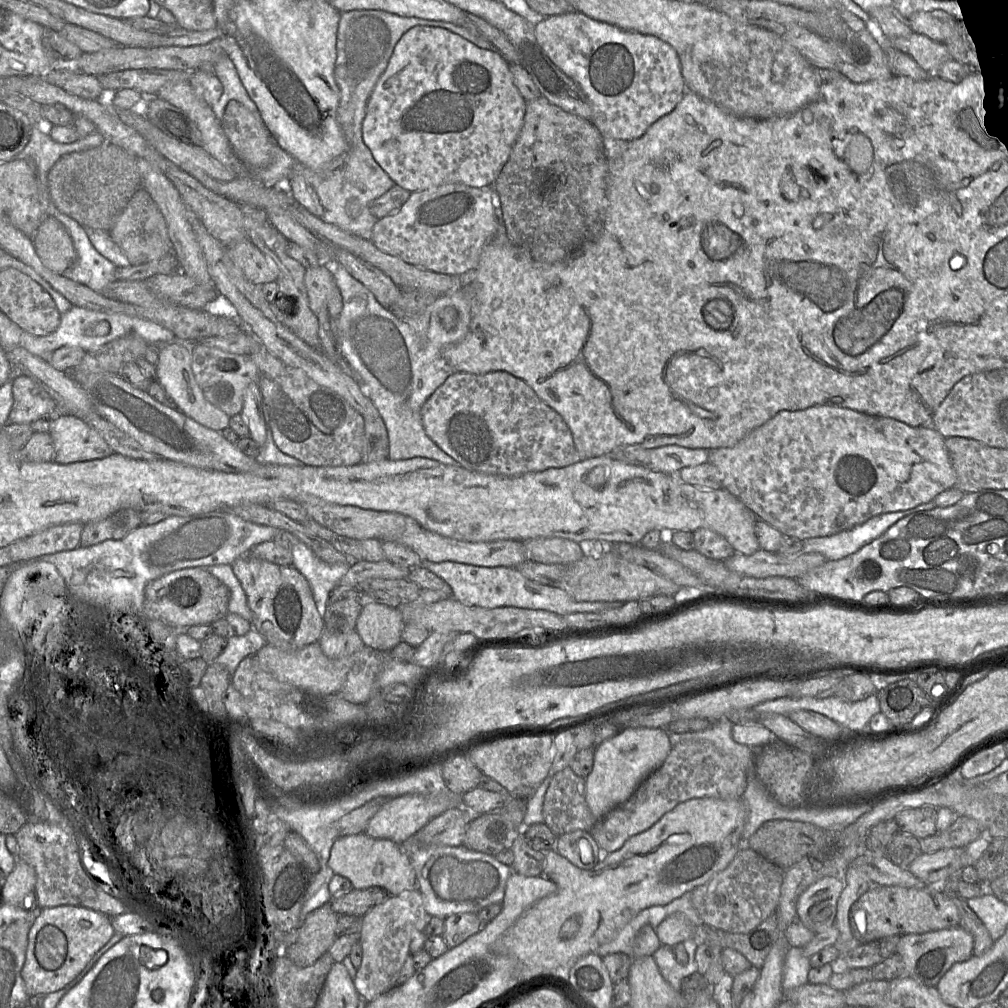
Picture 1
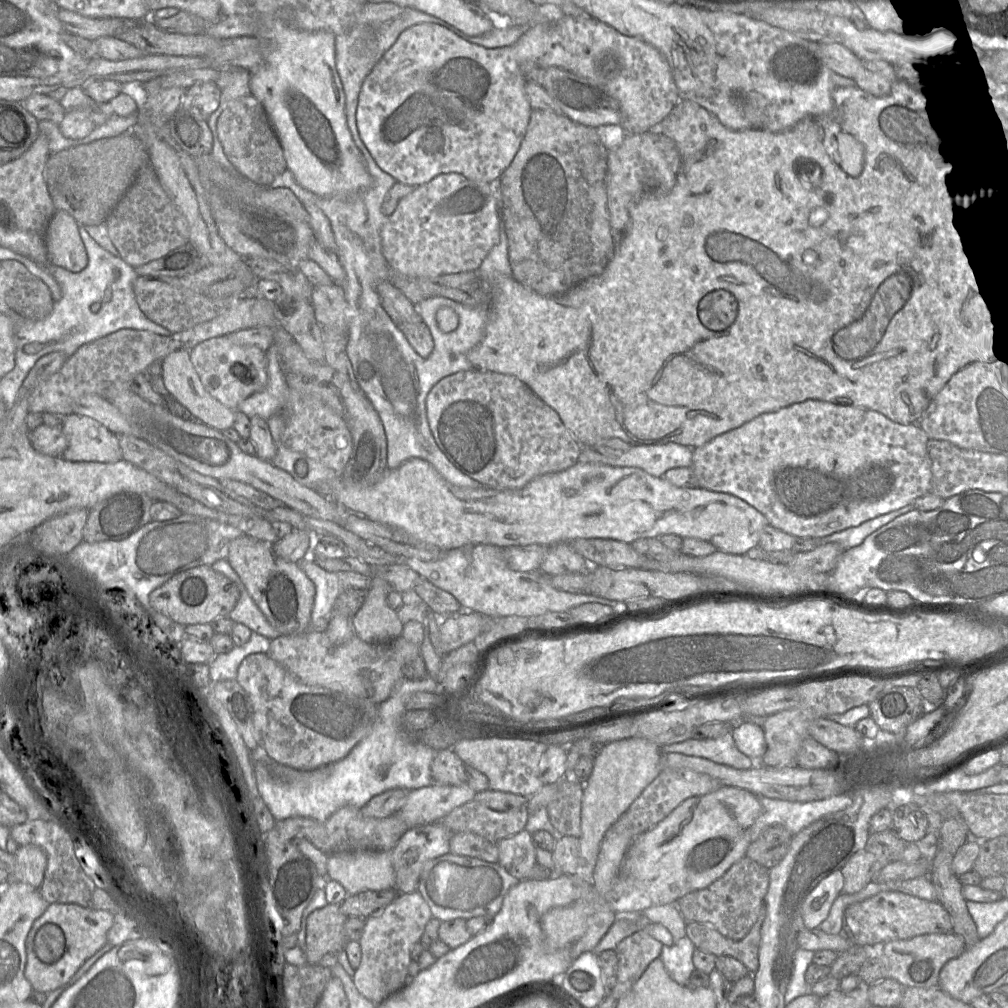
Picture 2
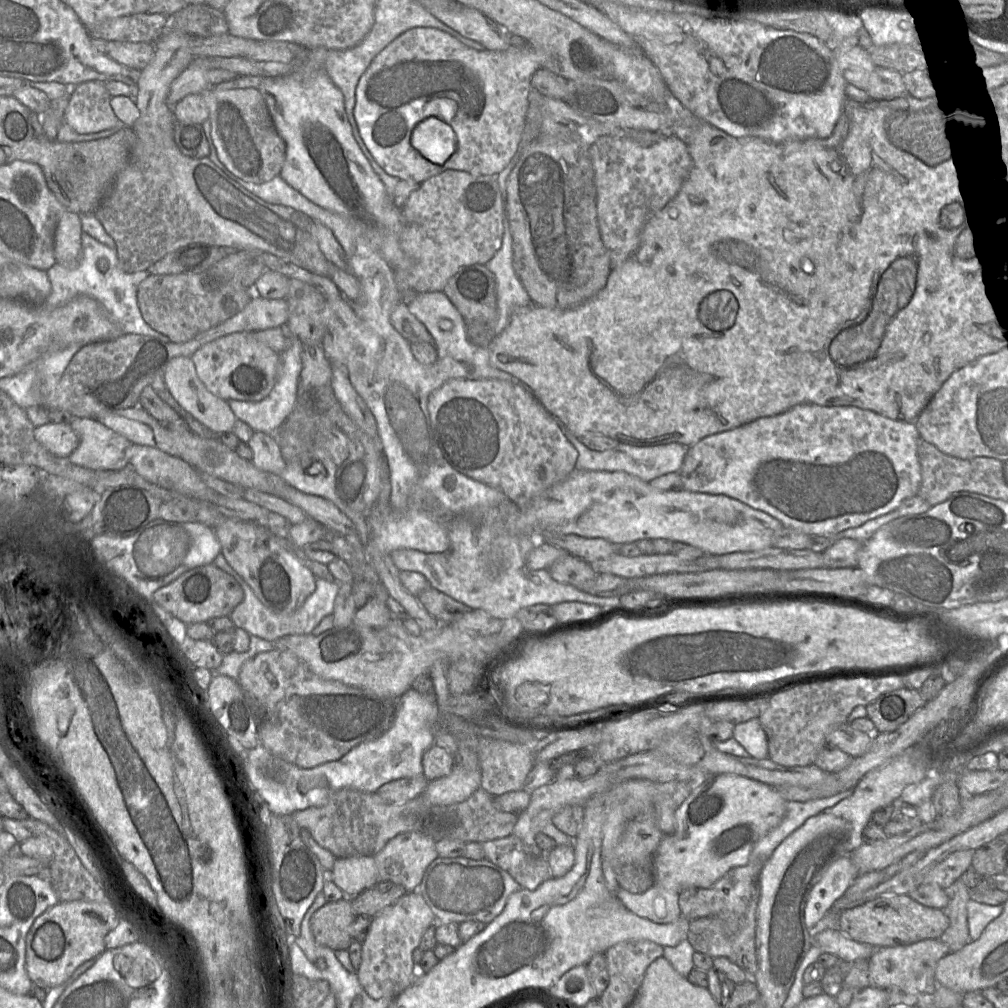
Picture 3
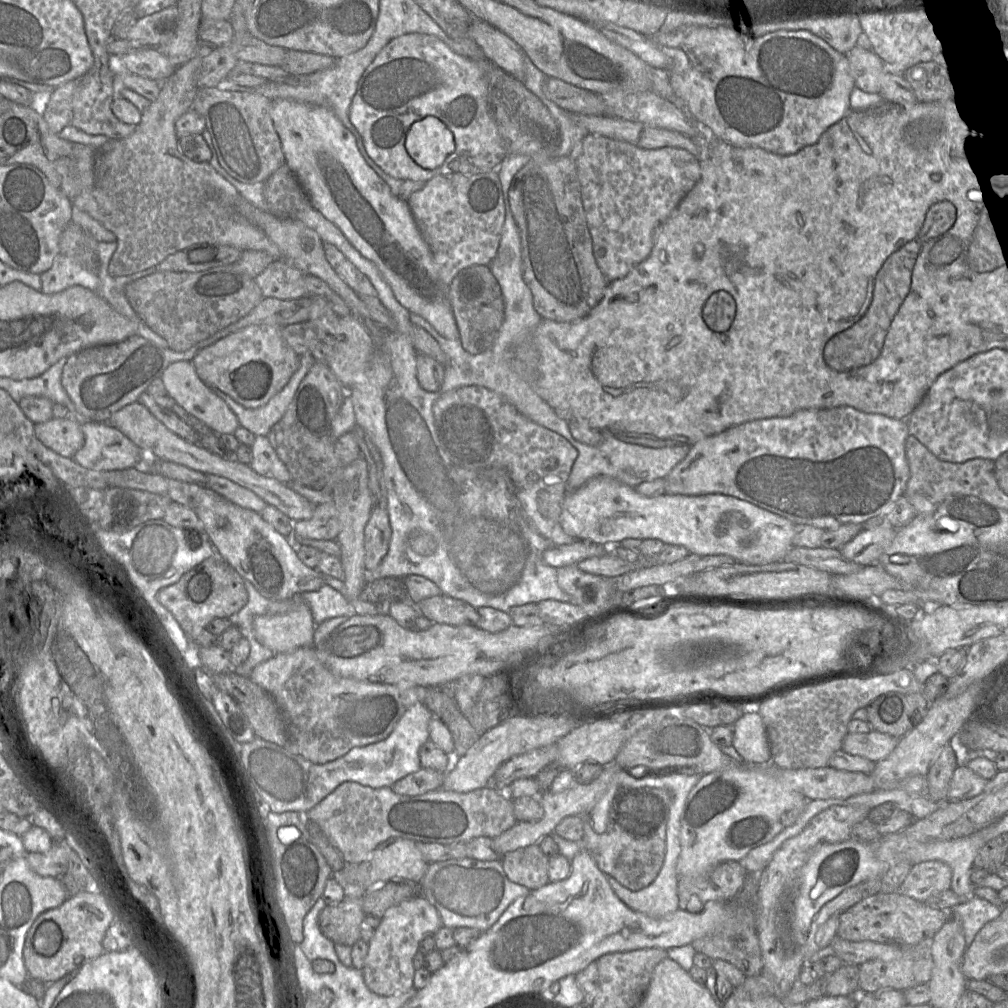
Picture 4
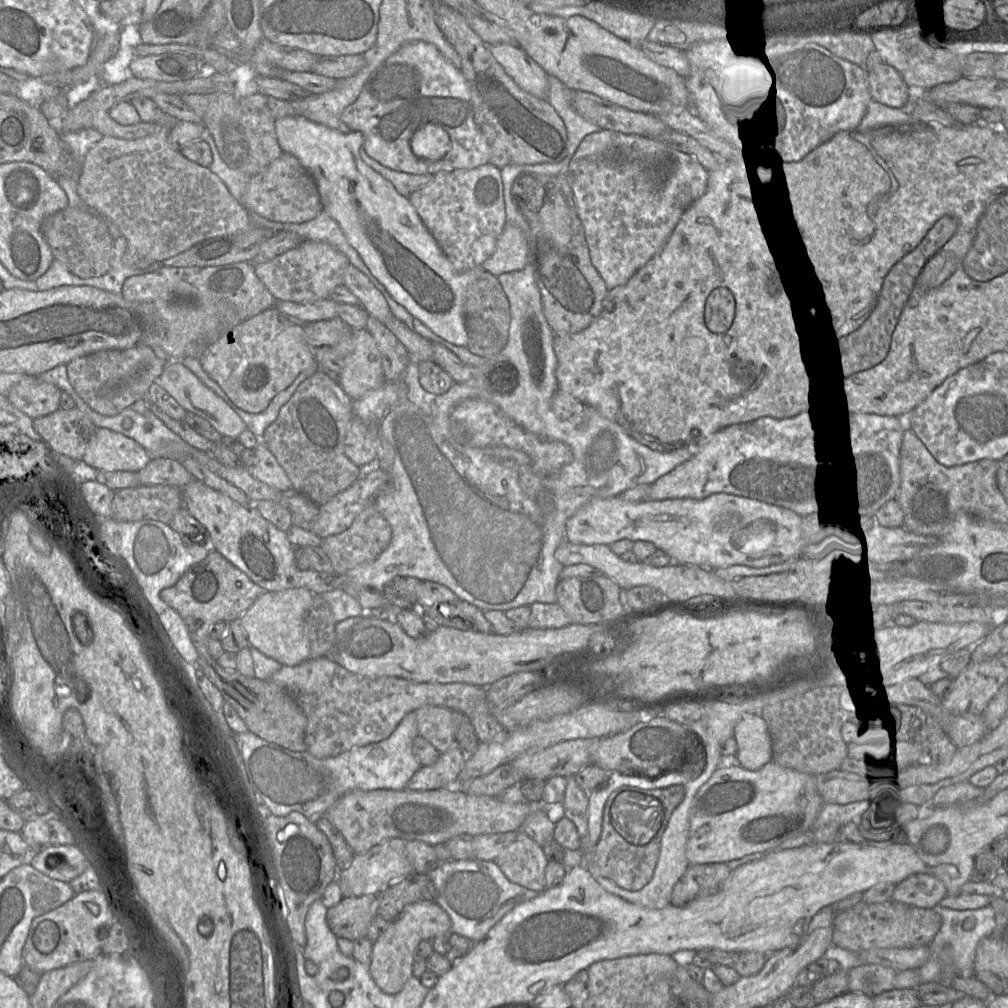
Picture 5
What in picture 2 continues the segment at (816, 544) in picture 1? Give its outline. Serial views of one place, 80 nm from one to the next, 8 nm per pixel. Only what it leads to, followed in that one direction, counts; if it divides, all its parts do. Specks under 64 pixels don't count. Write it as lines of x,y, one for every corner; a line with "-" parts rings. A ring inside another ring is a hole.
909,504
903,508
892,511
887,514
880,515
876,518
868,520
859,526
851,527
843,531
834,533
830,536
826,536
821,539
821,545
829,543
837,543
841,545
845,551
860,546
865,539
872,533
890,523
897,517
904,515
910,511
915,510
913,504

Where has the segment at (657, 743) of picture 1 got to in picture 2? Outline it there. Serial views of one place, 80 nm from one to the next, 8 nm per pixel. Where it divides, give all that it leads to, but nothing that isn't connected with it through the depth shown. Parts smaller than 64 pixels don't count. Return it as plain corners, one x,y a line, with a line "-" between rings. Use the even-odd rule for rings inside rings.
638,735
610,742
602,747
594,758
593,770
585,782
581,808
580,851
584,858
581,878
591,883
602,840
607,830
630,807
642,791
654,780
662,769
662,749
655,743

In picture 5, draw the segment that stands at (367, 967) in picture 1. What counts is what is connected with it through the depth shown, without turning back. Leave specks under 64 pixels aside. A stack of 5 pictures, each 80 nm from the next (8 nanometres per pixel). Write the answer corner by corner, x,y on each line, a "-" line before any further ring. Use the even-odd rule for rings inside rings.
418,901
406,905
399,916
373,943
370,974
378,987
388,995
398,994
407,980
413,976
416,948
422,940
451,932
451,920
447,912
434,901

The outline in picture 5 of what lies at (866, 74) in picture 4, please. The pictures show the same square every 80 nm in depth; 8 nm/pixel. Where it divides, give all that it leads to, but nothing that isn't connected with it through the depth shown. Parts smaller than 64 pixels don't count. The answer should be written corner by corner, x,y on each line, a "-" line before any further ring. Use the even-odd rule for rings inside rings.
881,62
868,72
871,97
889,107
903,109
913,96
913,91
892,66

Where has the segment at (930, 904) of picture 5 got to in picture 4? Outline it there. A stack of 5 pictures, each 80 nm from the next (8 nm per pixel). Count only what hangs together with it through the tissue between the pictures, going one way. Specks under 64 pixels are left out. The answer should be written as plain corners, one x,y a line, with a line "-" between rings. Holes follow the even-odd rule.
941,861
916,864
907,874
898,892
926,902
935,893
951,888
952,870

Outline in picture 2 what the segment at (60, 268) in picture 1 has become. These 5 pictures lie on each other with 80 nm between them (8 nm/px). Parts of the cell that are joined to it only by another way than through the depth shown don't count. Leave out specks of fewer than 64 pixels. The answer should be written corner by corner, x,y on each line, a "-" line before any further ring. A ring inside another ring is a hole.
56,211
46,232
47,264
71,272
83,270
88,263
87,253
79,234
80,224
67,212

